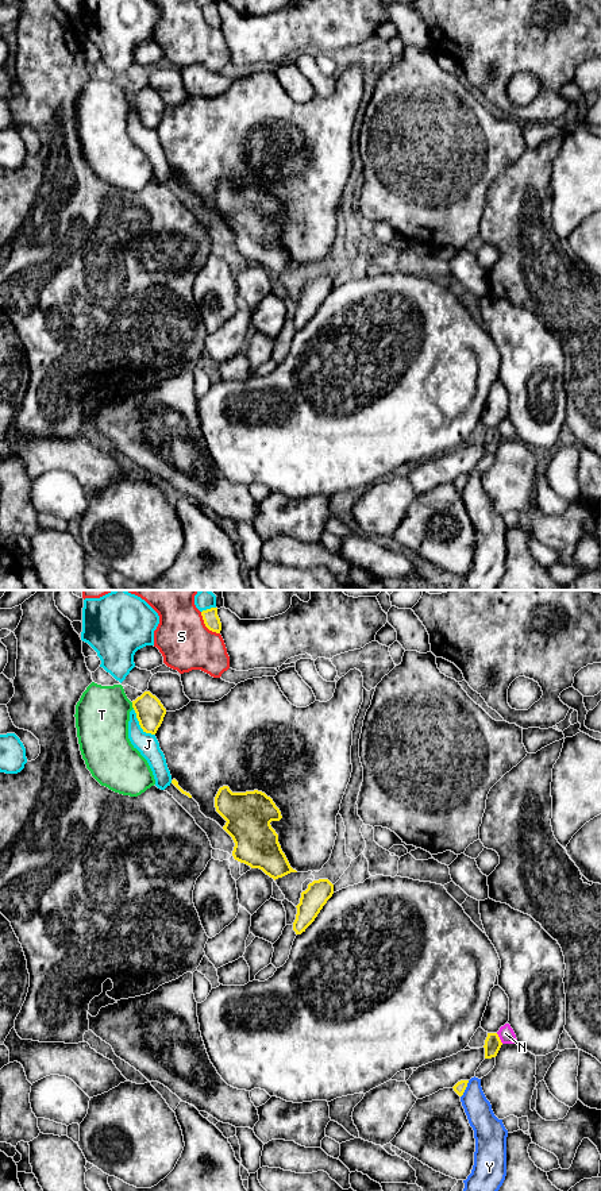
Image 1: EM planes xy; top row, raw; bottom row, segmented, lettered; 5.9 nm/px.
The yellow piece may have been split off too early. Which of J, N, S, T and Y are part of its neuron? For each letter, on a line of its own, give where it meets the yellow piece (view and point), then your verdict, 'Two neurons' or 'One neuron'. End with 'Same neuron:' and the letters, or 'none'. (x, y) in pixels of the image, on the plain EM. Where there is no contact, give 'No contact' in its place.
J: Touches yellow at xy (139, 119). Two neurons
N: Touches yellow at xy (499, 434). Two neurons
S: Touches yellow at xy (205, 20). Two neurons
T: Touches yellow at xy (133, 100). Two neurons
Y: Touches yellow at xy (465, 484). Two neurons
Same neuron: none

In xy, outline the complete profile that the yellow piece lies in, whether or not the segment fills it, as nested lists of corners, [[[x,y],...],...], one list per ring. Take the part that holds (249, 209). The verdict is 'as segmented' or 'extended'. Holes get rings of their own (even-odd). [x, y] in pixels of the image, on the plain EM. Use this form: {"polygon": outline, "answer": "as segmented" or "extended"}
{"polygon": [[[228,181],[215,192],[216,207],[227,216],[223,224],[232,232],[235,255],[259,263],[274,275],[293,265],[281,244],[271,216],[282,213],[280,204],[265,188],[232,188]]], "answer": "as segmented"}

